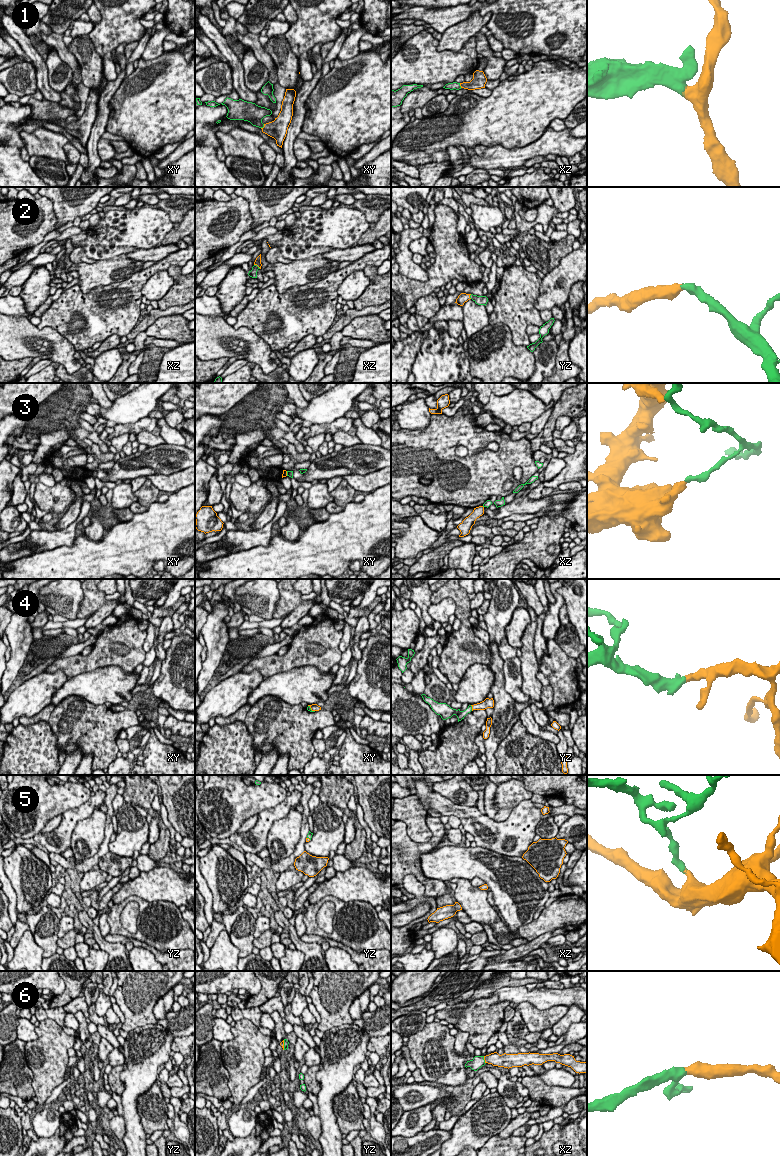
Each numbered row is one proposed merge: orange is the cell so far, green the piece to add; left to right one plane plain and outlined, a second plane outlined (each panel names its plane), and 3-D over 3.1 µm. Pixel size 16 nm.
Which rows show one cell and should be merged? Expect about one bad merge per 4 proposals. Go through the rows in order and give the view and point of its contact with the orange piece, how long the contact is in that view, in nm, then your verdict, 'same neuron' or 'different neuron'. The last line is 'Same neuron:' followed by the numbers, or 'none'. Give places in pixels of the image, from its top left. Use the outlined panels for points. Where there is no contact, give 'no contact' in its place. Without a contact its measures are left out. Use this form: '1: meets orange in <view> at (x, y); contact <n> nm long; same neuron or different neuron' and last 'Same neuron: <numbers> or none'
1: meets orange in xy at (264, 126); contact 100 nm long; same neuron
2: meets orange in xz at (257, 265); contact 130 nm long; same neuron
3: meets orange in xy at (286, 473); contact 80 nm long; different neuron
4: meets orange in yz at (472, 708); contact 100 nm long; same neuron
5: meets orange in yz at (308, 838); contact 70 nm long; same neuron
6: meets orange in xz at (484, 1059); contact 130 nm long; same neuron
Same neuron: 1, 2, 4, 5, 6

